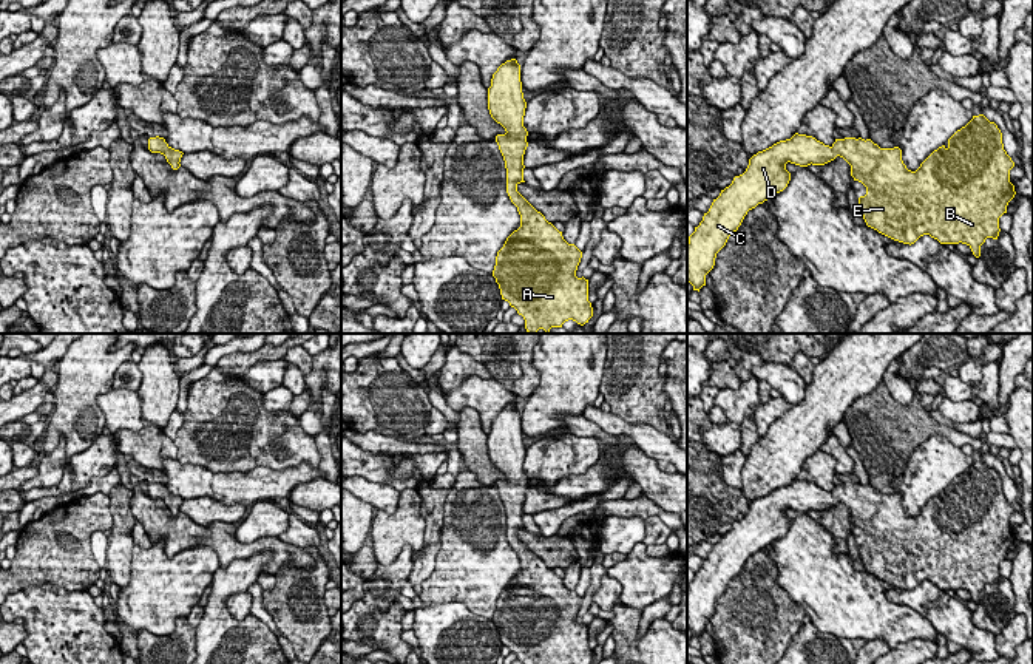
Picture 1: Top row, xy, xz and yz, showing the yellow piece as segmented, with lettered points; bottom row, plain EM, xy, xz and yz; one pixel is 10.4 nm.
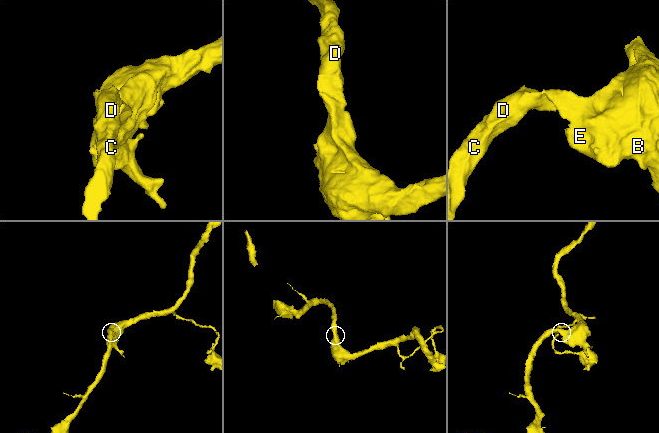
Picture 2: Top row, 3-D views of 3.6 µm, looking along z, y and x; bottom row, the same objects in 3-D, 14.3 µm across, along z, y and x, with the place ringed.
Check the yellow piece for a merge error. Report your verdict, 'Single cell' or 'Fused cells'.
Single cell

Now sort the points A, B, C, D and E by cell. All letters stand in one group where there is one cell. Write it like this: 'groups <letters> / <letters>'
groups A B C D E

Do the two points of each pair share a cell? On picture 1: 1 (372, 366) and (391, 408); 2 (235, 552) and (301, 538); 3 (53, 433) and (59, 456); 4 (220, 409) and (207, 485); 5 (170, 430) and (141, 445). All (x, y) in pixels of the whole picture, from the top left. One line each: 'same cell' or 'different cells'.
1: same cell
2: different cells
3: different cells
4: different cells
5: different cells

